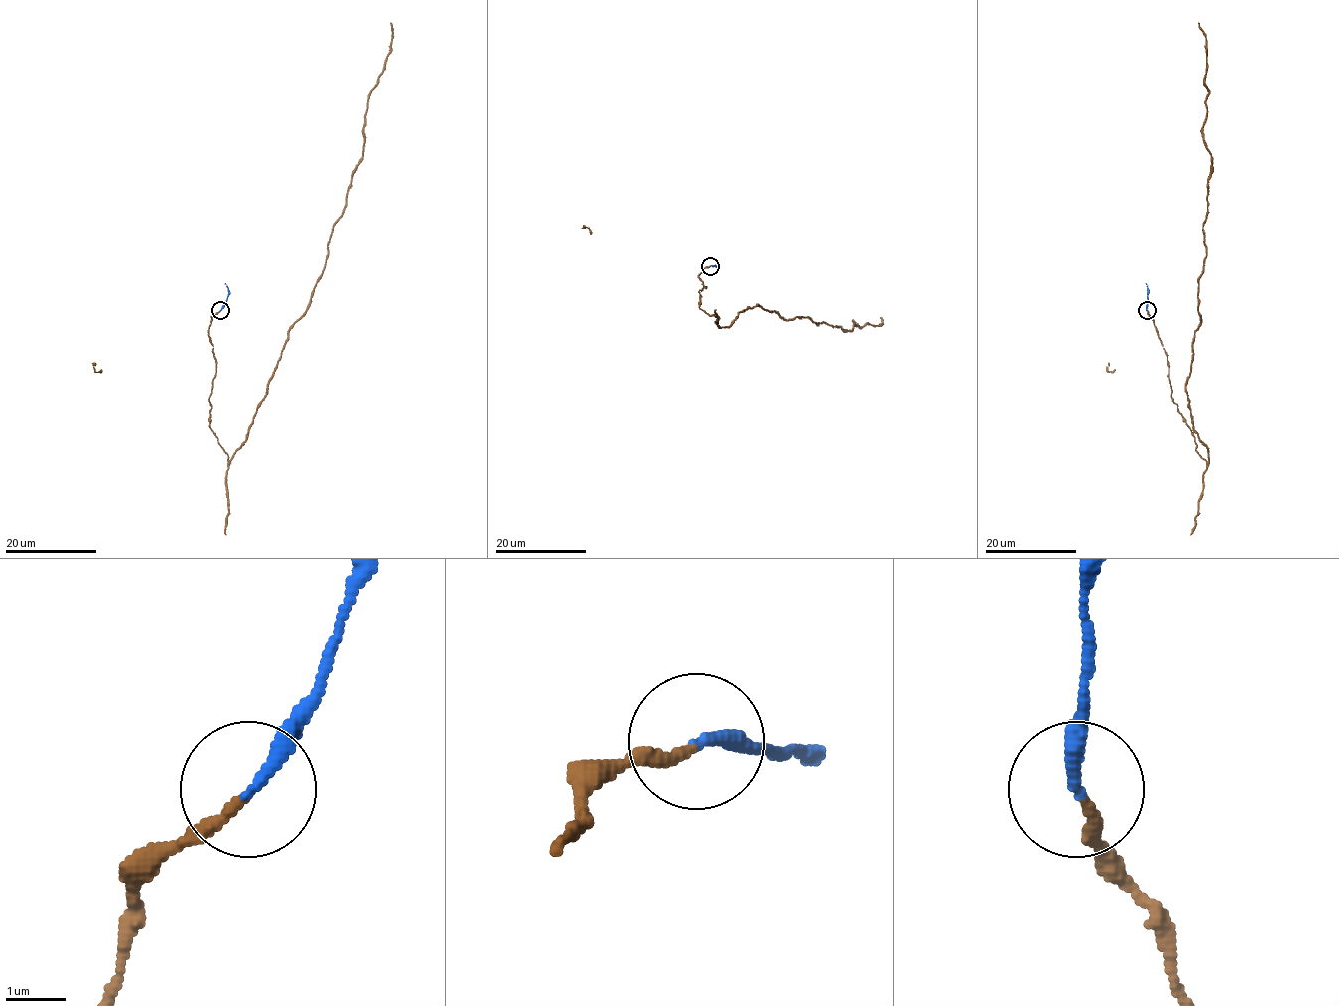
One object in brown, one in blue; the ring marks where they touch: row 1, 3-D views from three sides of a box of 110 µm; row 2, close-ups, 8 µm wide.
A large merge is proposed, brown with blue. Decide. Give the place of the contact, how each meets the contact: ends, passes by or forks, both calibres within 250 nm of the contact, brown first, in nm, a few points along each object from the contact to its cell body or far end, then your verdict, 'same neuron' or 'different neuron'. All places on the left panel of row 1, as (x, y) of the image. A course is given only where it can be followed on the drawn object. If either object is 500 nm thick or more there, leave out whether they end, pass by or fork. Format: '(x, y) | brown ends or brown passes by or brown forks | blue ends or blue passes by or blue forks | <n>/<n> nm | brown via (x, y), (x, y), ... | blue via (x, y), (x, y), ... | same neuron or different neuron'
(220, 310) | brown ends | blue ends | 200/240 nm | brown via (220, 311), (208, 329), (209, 427), (229, 461), (322, 272), (362, 156), (390, 22) | blue via (220, 310), (228, 295), (224, 283) | same neuron

